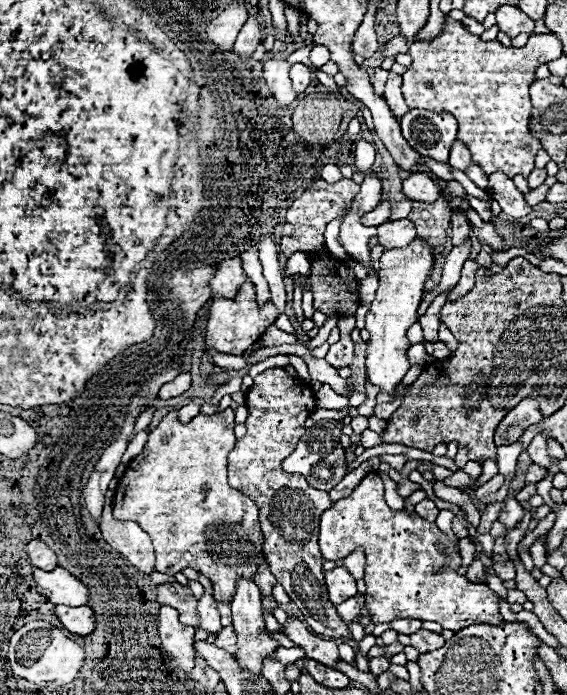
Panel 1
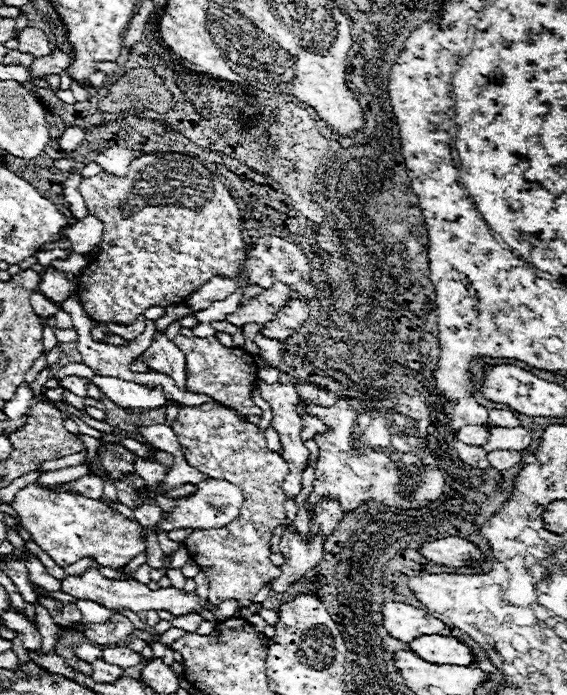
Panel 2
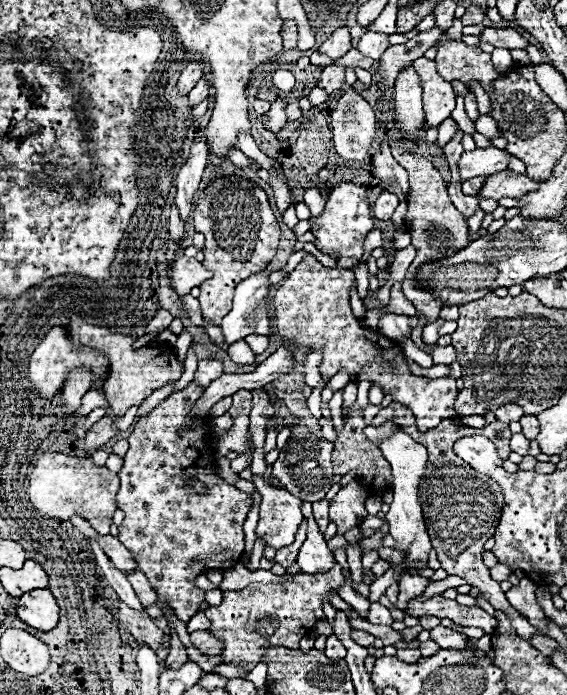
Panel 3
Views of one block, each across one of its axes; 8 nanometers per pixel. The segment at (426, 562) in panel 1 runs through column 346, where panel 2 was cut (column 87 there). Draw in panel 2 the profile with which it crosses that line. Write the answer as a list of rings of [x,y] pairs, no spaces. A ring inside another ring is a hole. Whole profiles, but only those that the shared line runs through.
[[[30,482],[18,490],[12,508],[18,512],[22,526],[32,534],[32,540],[62,568],[84,556],[94,556],[94,560],[106,568],[122,568],[146,552],[146,530],[136,520],[122,516],[102,500],[86,498],[72,490],[58,492],[54,486],[42,488]]]

